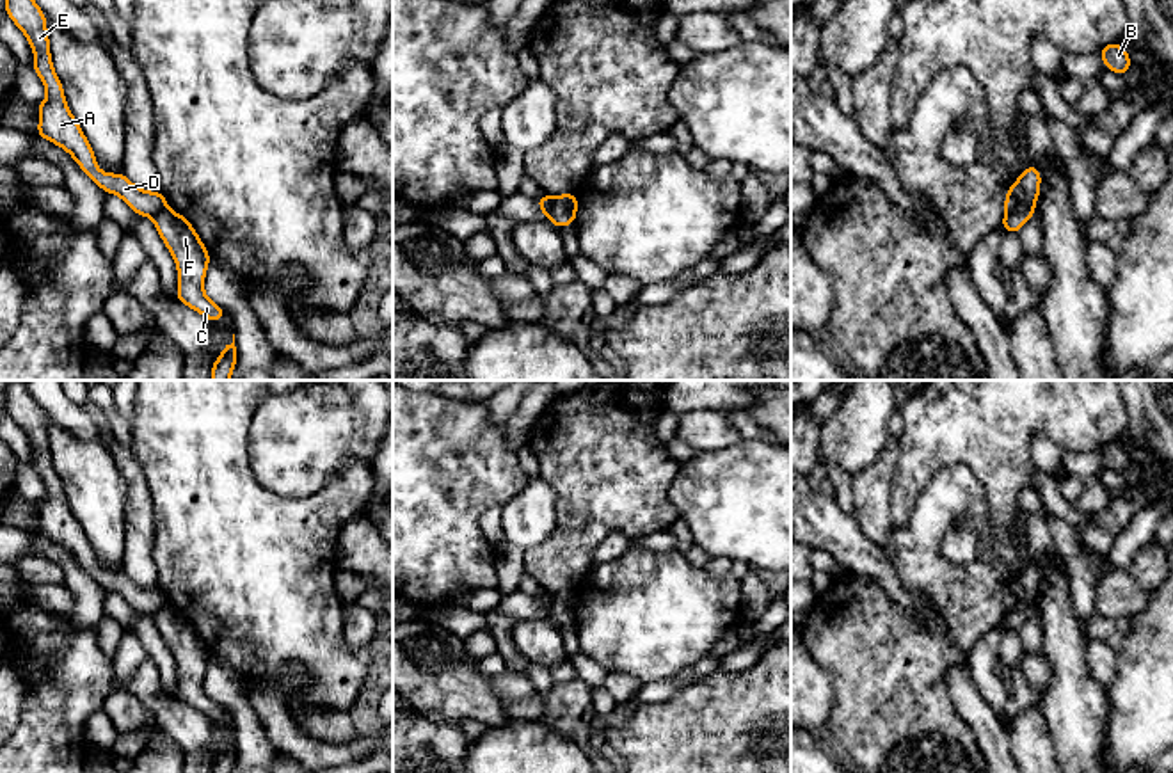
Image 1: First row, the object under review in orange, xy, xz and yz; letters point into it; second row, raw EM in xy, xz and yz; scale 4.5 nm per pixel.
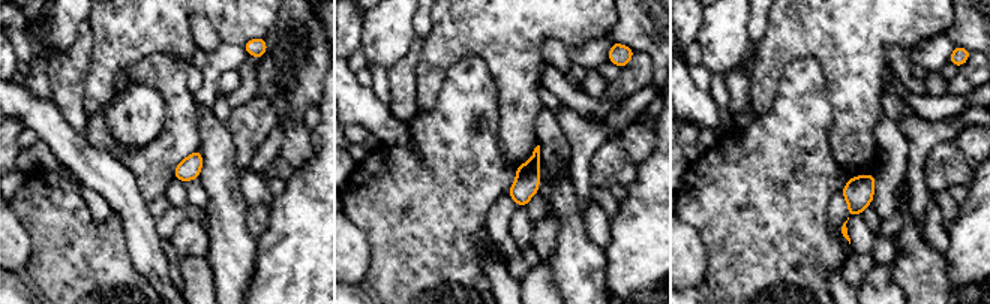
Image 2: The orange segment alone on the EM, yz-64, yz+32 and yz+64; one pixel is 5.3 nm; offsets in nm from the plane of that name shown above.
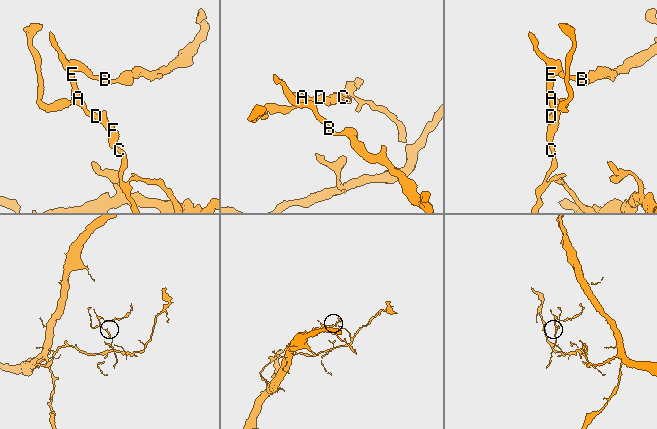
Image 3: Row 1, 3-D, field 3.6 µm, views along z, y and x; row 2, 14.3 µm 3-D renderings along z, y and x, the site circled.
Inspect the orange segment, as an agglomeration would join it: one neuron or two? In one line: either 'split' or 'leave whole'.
split

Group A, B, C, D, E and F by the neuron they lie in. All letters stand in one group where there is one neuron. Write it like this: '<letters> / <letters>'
A B D E / C F

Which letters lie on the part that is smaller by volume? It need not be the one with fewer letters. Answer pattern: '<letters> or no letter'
A, B, D, E

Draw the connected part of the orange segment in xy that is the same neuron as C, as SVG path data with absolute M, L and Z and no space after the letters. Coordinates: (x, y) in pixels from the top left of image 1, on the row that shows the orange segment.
M167 206L151 219L176 261L180 277L176 300L201 313L210 322L220 322L226 313L224 307L204 295L204 274L210 265L210 254L192 224Z

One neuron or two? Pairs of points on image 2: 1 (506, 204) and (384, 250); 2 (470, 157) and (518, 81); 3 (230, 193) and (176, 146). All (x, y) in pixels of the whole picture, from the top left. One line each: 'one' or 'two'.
1: two
2: two
3: two

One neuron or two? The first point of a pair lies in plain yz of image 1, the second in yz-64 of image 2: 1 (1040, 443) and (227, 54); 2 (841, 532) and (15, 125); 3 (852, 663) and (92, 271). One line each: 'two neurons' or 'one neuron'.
1: two neurons
2: two neurons
3: one neuron

